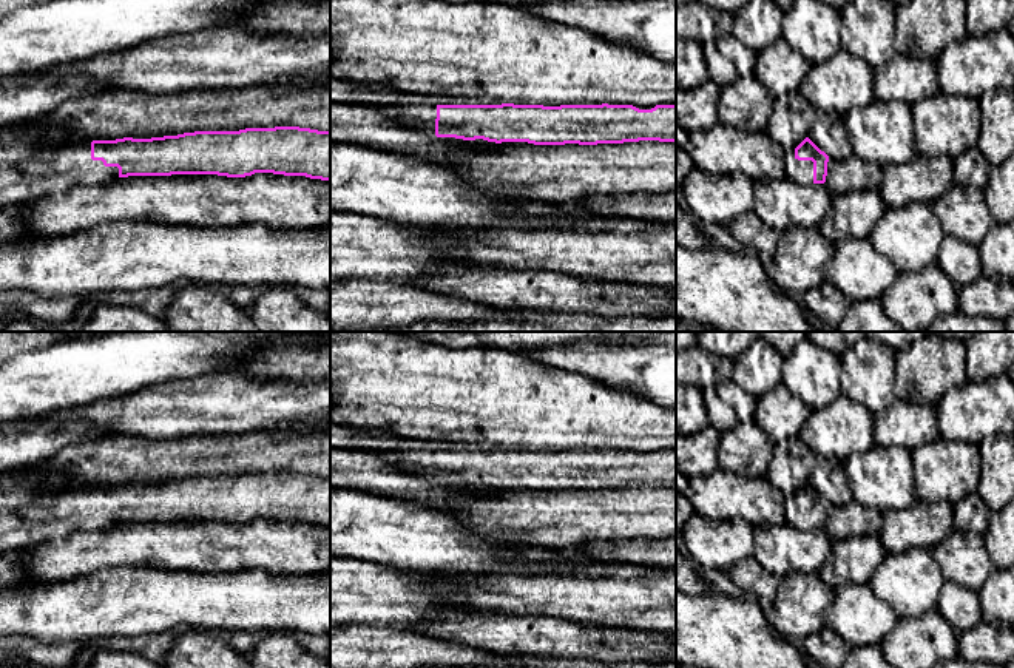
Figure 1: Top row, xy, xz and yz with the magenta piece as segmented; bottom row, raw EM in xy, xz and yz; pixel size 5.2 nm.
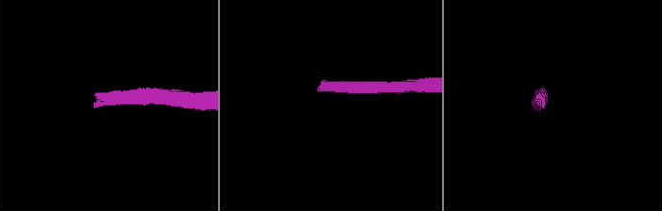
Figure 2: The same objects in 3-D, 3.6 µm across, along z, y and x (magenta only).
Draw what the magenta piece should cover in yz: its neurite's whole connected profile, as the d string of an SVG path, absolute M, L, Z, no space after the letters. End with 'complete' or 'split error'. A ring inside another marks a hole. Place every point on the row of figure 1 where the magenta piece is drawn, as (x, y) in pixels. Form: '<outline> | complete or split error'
M809 137L796 148L795 156L786 162L787 177L798 184L824 184L829 156Z | split error

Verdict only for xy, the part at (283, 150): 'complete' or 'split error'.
split error

